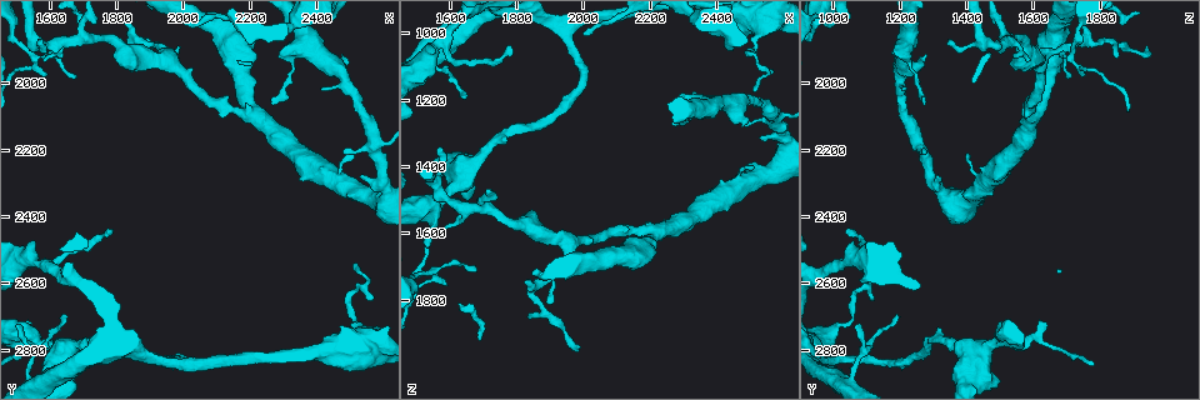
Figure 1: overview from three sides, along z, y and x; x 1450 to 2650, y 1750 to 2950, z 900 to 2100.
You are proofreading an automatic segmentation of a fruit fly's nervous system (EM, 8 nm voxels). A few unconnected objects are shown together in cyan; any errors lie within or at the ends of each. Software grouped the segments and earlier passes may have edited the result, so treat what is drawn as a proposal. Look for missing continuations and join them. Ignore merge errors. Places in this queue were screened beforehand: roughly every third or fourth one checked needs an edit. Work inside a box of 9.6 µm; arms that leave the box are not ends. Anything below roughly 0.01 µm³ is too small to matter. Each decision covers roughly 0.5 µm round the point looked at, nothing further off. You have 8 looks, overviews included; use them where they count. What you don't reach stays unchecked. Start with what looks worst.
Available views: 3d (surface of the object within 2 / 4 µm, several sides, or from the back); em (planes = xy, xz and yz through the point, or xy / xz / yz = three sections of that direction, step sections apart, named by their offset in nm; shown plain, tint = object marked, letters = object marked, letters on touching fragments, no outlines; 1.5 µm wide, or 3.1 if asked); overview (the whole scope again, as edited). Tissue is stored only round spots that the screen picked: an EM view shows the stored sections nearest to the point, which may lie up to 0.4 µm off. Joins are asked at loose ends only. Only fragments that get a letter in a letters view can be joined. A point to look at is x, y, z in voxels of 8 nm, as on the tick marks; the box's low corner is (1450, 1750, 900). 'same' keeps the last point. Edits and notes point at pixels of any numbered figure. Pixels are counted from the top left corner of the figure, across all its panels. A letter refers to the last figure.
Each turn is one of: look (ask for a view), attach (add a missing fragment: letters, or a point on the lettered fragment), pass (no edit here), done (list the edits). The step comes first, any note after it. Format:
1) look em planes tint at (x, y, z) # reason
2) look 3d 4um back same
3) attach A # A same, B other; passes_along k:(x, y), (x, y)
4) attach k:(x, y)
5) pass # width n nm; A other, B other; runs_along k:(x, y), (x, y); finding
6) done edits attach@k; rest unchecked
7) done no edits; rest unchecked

look em yz step 4 tint at (2420, 2010, 1210) # an open end

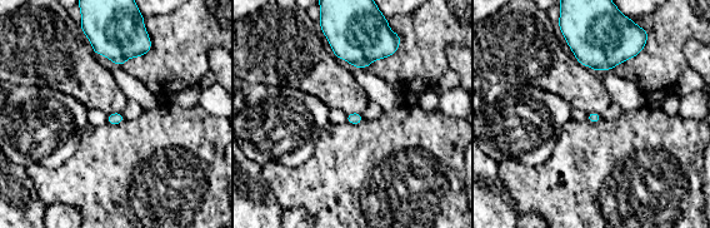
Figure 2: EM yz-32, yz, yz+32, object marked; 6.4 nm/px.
look em planes letters same

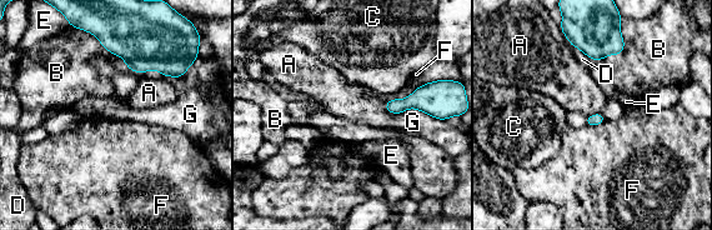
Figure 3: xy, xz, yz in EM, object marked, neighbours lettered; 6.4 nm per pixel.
pass # A other, B other, C other, D other, E other, F other, G other; border 3:(387, 100), (385, 109), (399, 114); no lettered fragment goes on from it

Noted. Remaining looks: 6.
look em planes letters at (2530, 2280, 1320)

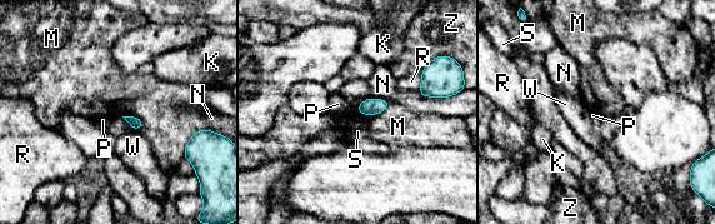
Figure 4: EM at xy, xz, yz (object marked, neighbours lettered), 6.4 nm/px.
pass # K other, M other, N other, P other, R other, S other, W other, Z other; border 4:(203, 129), (190, 138), (183, 158); no lettered fragment goes on from it

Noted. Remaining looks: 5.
look em planes letters at (1780, 2440, 1040) # tapers out

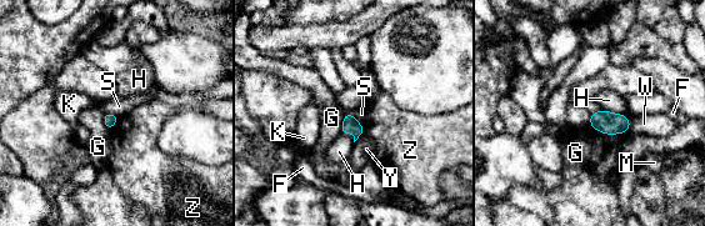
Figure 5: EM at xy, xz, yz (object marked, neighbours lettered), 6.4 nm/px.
pass # width 80 nm; F other, G other, H other, K other, M other, S other, W other, Y other, Z other; border 5:(344, 112), (349, 112), (363, 127); none of them fits

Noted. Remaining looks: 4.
done no edits; rest unchecked

